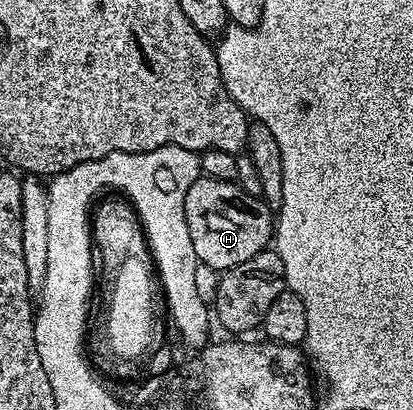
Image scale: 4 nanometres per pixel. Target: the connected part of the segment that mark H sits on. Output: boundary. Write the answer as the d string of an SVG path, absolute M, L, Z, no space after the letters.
M200 176L190 185L184 200L188 232L198 261L219 272L247 265L259 252L267 249L272 238L272 234L266 231L267 207L257 201L254 203L238 185L237 181L225 182Z

